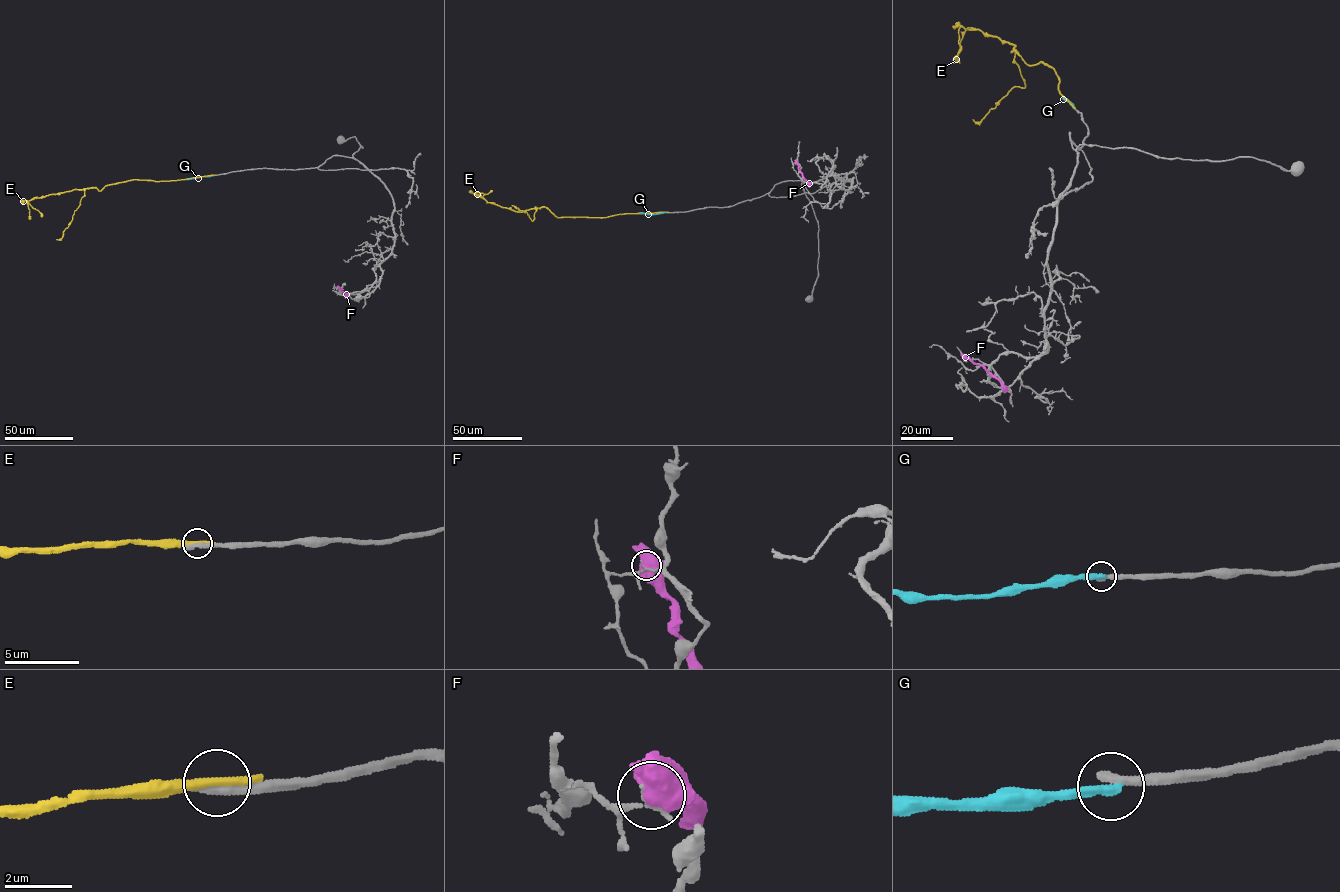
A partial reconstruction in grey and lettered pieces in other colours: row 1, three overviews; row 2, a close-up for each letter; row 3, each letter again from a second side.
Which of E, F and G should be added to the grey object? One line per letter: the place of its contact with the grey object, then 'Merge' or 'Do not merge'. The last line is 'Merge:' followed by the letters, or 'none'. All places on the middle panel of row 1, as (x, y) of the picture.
E: Touches grey at (667, 212). Do not merge
F: Touches grey at (796, 162). Do not merge
G: Touches grey at (666, 212). Do not merge
Merge: none

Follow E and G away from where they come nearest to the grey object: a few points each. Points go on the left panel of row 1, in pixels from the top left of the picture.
E: (214, 175), (170, 181), (132, 180), (104, 186), (99, 191), (94, 187), (73, 189), (26, 201), (42, 217)
G: (213, 175), (186, 180)

